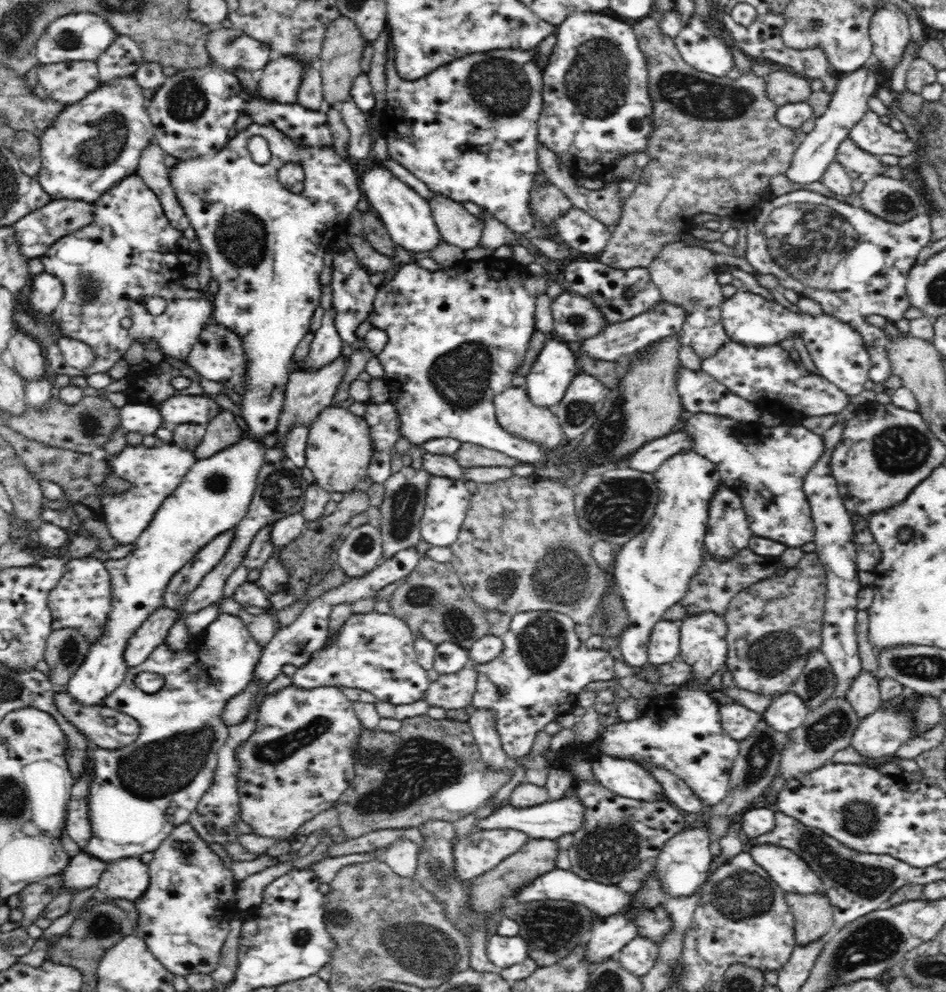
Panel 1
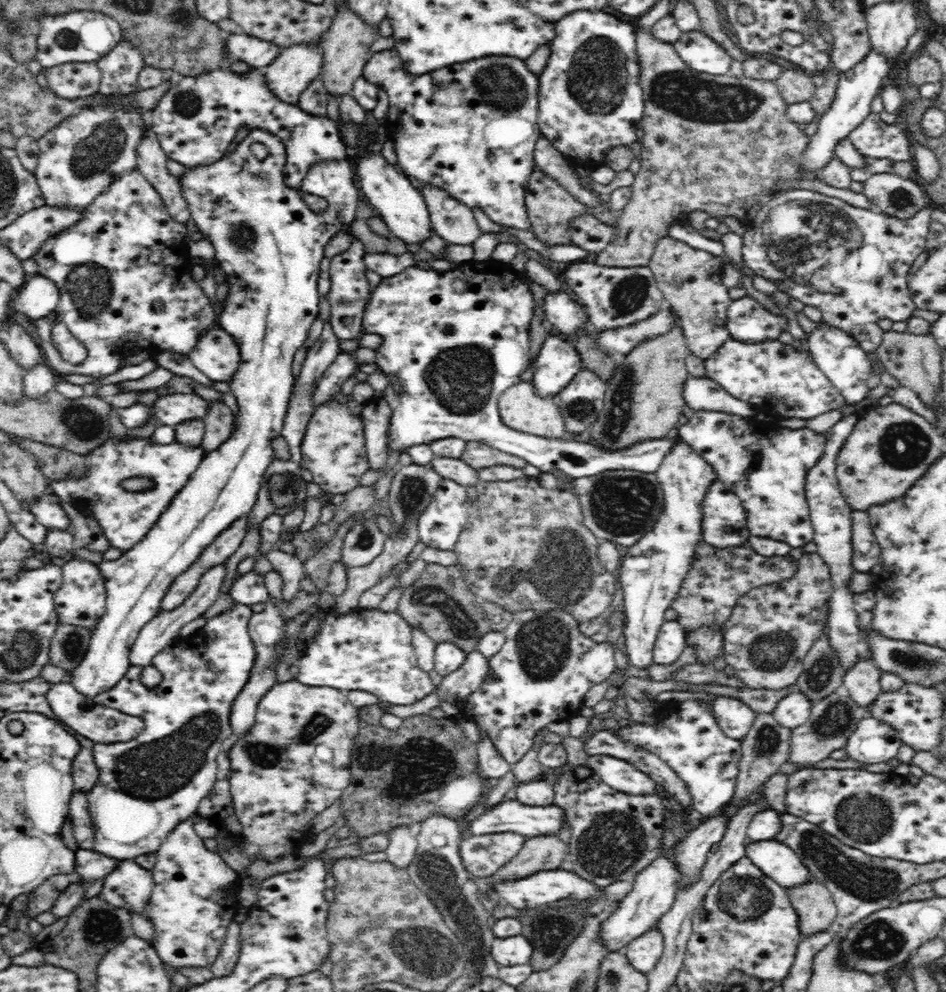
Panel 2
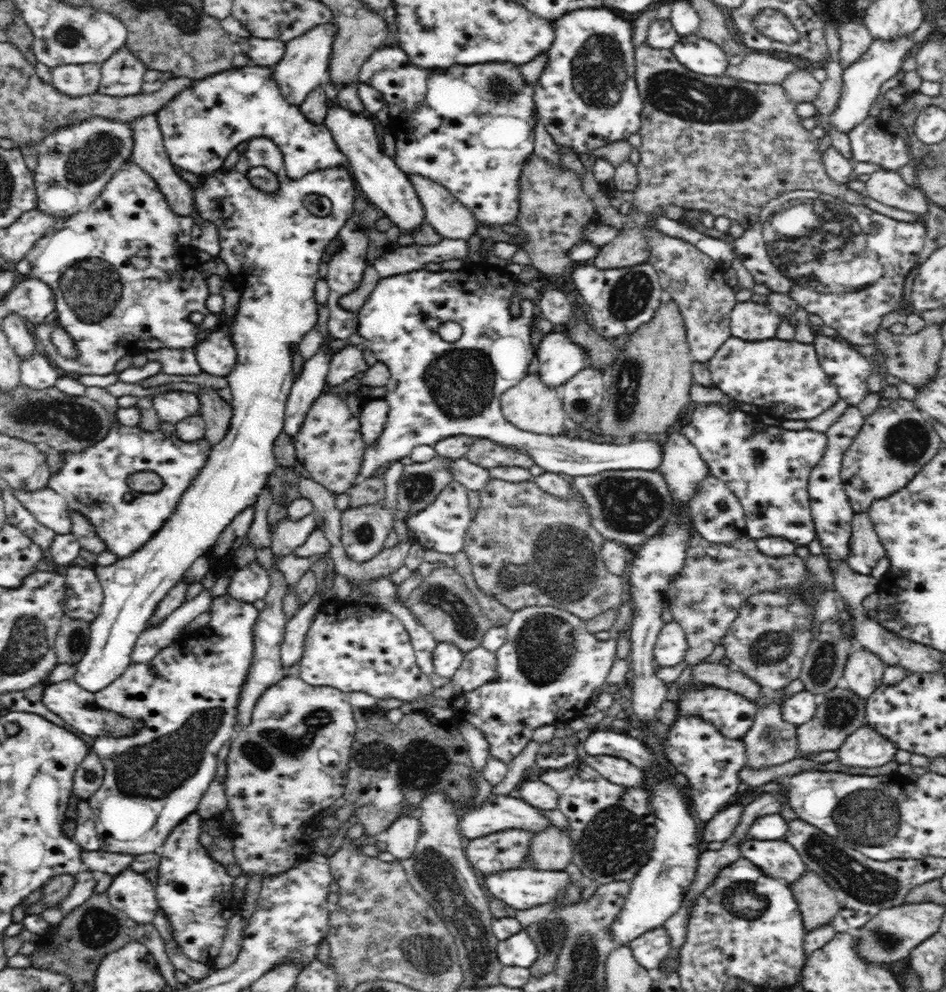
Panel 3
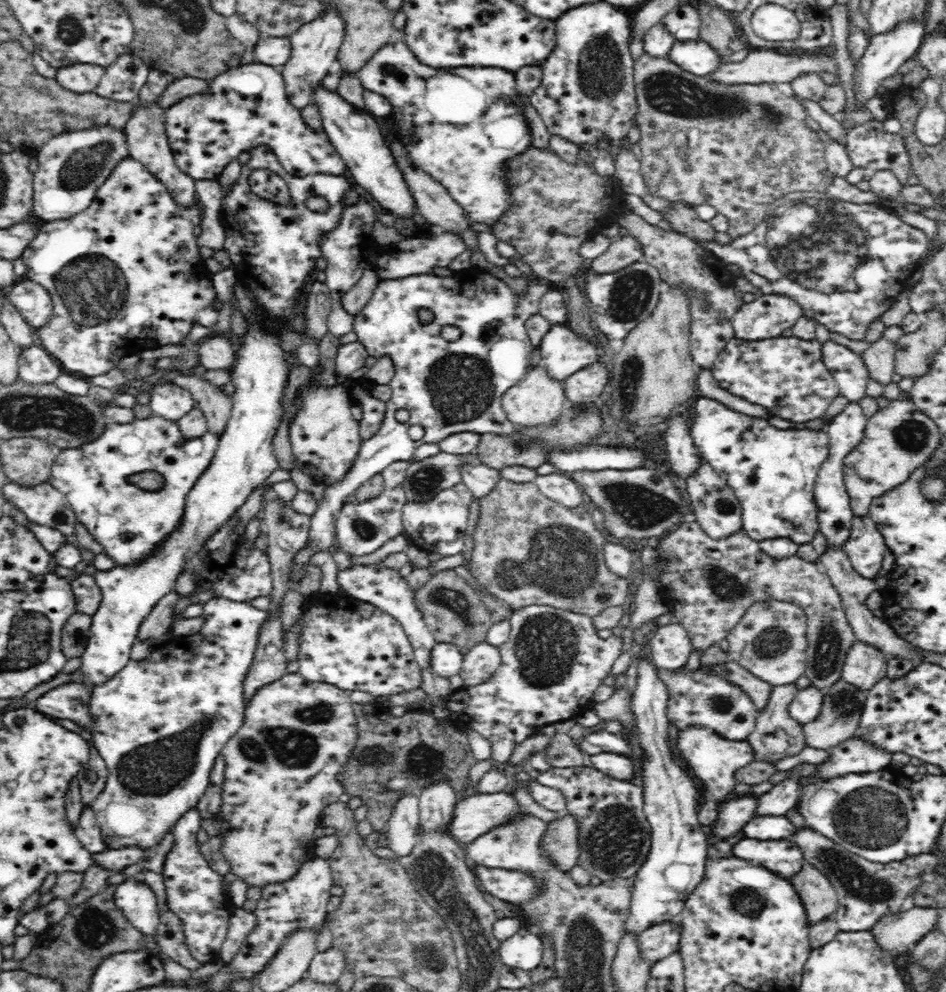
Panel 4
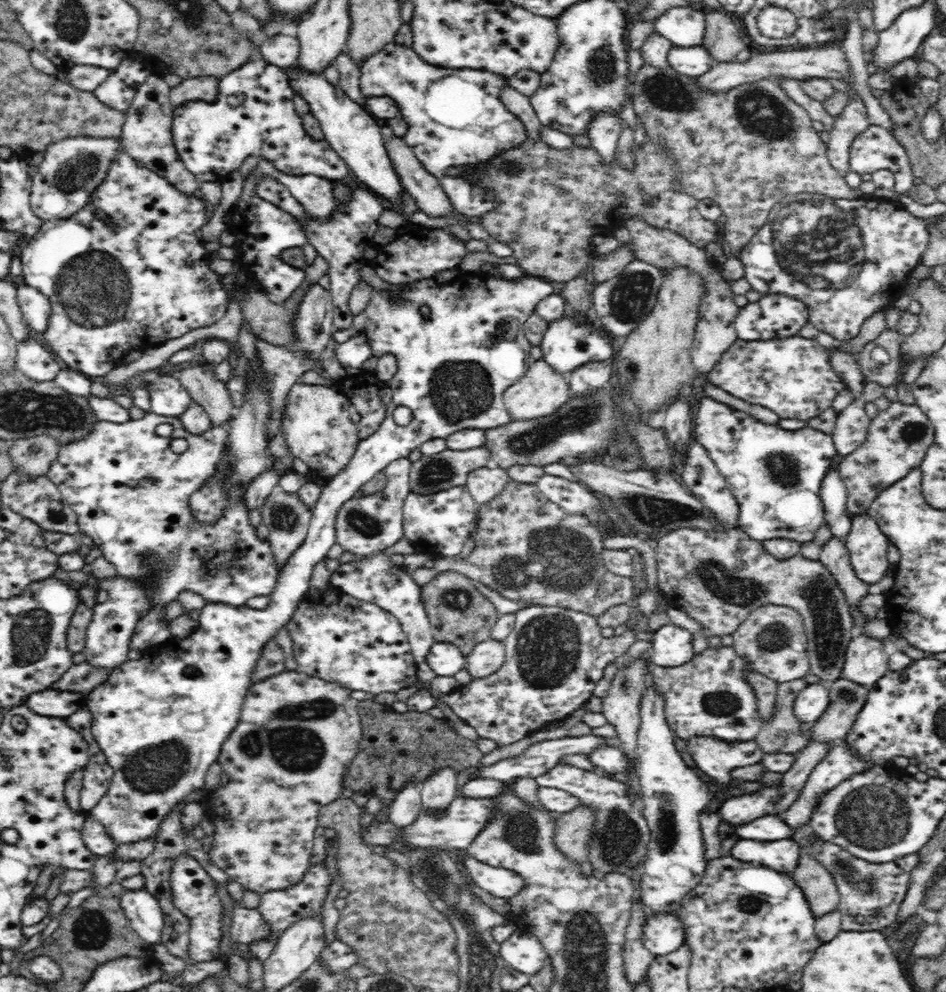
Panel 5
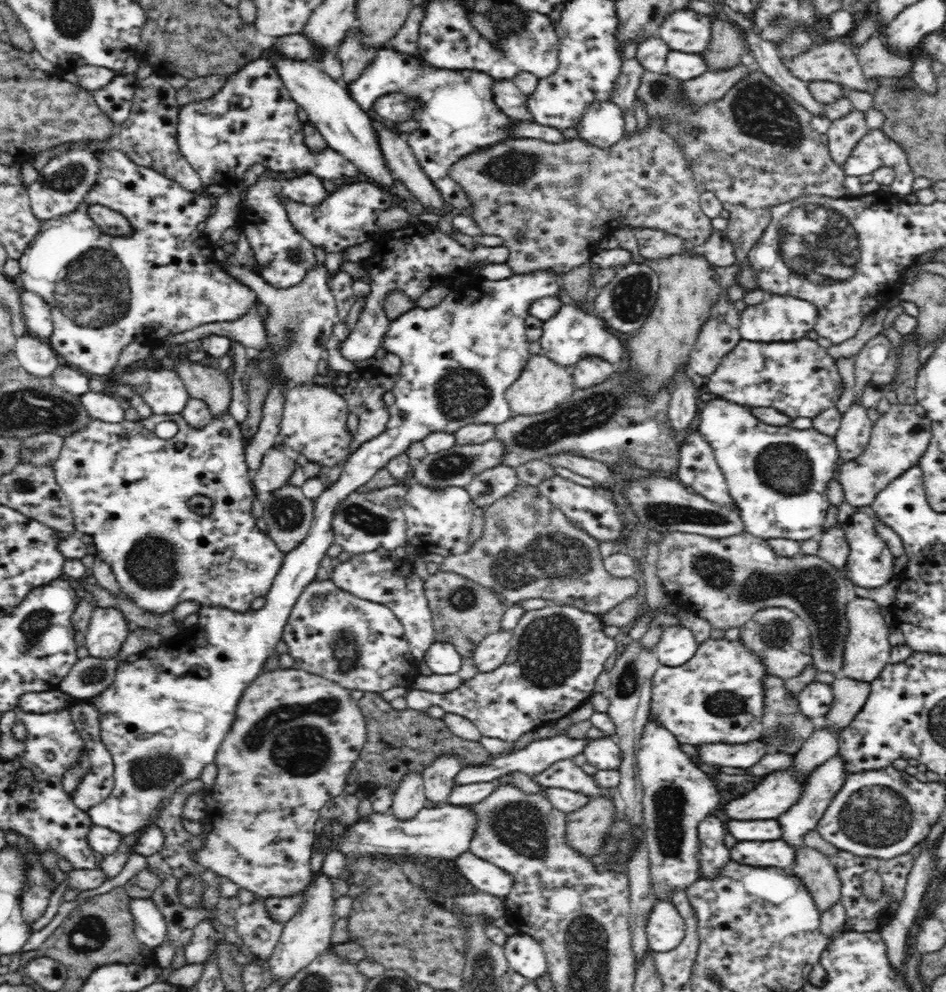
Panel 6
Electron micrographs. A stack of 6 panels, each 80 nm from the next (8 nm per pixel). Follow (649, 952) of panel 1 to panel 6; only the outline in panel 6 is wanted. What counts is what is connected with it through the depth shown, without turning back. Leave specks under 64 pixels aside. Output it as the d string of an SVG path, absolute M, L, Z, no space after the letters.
M658 900L651 910L646 934L653 952L670 952L684 938L686 923L678 909L668 900Z

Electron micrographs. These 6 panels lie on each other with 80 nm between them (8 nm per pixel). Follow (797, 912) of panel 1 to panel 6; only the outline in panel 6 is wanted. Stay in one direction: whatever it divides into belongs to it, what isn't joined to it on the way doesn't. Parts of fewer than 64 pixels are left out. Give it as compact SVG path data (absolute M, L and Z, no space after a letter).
M807 846L796 849L792 874L804 884L822 913L841 900L842 881L830 857Z

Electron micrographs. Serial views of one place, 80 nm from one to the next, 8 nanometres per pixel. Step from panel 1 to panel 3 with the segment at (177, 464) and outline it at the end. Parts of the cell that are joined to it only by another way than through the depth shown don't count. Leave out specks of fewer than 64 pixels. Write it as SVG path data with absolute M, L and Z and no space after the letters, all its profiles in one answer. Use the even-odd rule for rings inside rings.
M161 422L158 430L144 431L139 426L117 423L111 426L104 440L94 446L82 452L64 453L64 466L51 474L47 487L61 494L69 509L80 512L92 522L108 552L116 554L117 558L129 557L173 515L182 493L206 464L212 447L205 438L196 442L180 440L174 424ZM136 472L156 472L162 478L162 488L153 493L130 489L126 478Z

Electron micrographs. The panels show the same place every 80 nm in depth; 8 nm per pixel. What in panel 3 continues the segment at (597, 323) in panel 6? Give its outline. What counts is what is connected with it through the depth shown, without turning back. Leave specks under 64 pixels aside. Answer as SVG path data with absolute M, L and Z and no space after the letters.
M559 328L546 334L536 353L540 362L539 376L552 388L568 382L578 371L591 366L586 351Z

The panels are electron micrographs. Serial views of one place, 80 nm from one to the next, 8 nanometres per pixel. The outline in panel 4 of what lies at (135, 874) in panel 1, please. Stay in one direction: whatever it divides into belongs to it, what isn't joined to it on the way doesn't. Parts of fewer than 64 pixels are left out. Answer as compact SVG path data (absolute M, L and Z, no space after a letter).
M139 876L128 877L116 885L113 901L143 935L156 935L159 923L156 894Z

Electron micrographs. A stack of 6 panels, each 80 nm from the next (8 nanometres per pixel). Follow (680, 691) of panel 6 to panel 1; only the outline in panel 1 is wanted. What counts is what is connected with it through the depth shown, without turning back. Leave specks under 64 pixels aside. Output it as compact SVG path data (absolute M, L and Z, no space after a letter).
M739 702L719 704L721 725L726 736L738 744L746 740L760 720L760 714L744 707Z

